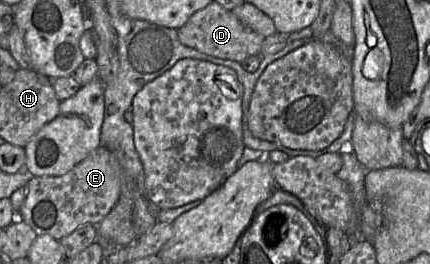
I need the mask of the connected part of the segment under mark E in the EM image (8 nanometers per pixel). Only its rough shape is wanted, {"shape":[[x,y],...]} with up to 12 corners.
{"shape":[[100,145],[65,175],[32,177],[17,218],[60,241],[122,194]]}

